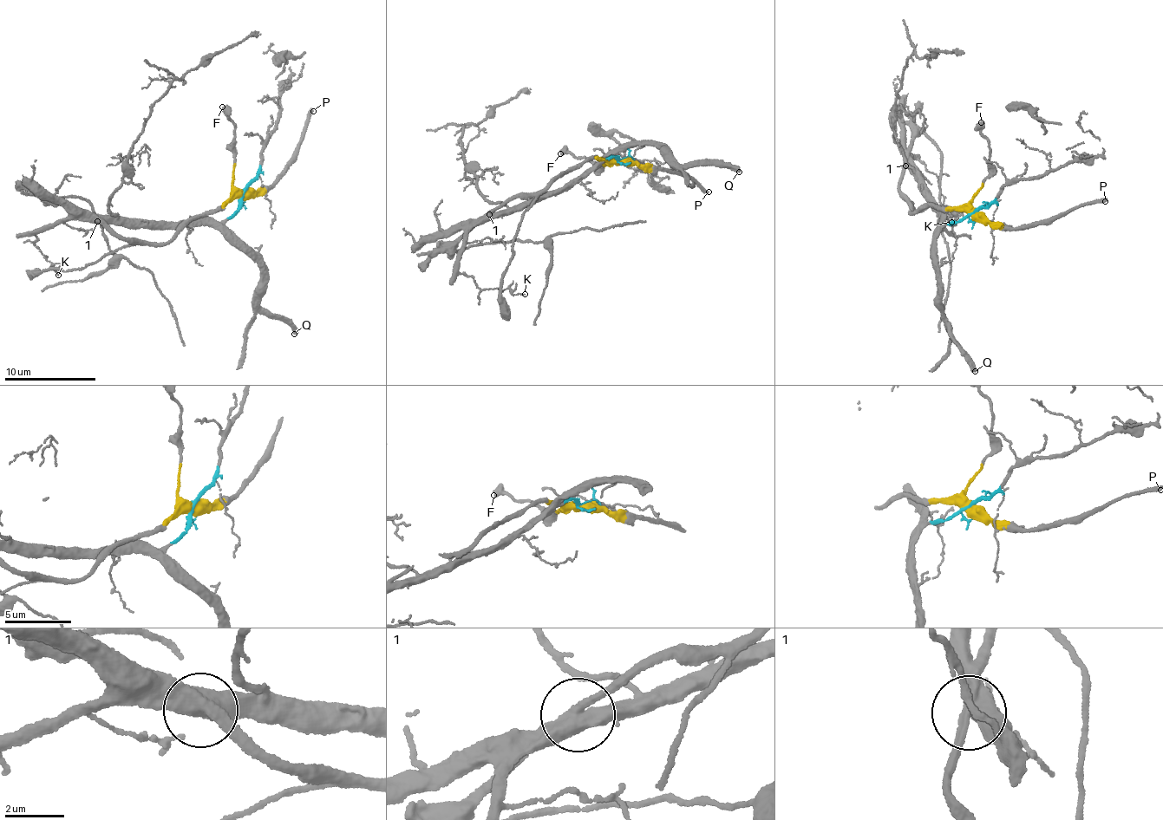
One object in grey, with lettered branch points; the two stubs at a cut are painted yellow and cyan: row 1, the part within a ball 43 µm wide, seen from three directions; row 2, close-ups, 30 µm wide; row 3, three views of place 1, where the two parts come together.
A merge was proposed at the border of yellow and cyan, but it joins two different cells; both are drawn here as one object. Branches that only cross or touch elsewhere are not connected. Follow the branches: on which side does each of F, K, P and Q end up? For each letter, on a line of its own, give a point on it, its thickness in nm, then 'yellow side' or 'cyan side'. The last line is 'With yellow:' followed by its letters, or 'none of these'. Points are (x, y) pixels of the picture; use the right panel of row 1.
F: at (981, 122); 600 nm thick; yellow side
K: at (951, 222); 100 nm thick; cyan side
P: at (1105, 201); 280 nm thick; yellow side
Q: at (975, 371); 380 nm thick; cyan side
With yellow: F, P

